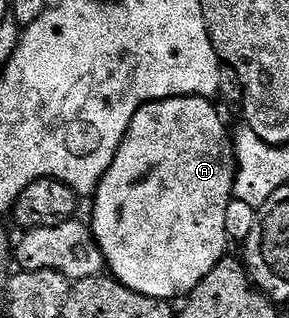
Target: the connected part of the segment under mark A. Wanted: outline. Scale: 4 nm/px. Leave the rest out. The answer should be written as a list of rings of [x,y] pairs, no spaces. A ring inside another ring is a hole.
[[[176,96],[173,100],[156,100],[152,104],[143,104],[134,114],[128,135],[120,143],[110,170],[98,185],[99,191],[105,193],[97,194],[97,204],[92,208],[92,237],[100,248],[107,271],[130,291],[158,300],[164,300],[167,296],[172,302],[179,296],[180,300],[189,295],[189,285],[184,285],[188,280],[188,272],[184,268],[176,272],[176,280],[180,283],[177,288],[170,289],[168,295],[160,289],[168,280],[167,270],[160,268],[160,248],[174,243],[179,232],[188,235],[188,252],[193,262],[204,264],[193,274],[193,285],[202,282],[229,251],[230,226],[226,222],[226,212],[228,204],[233,201],[237,166],[236,158],[230,151],[229,129],[220,125],[220,116],[216,110],[218,108],[215,103],[212,105],[212,102],[199,96]]]

